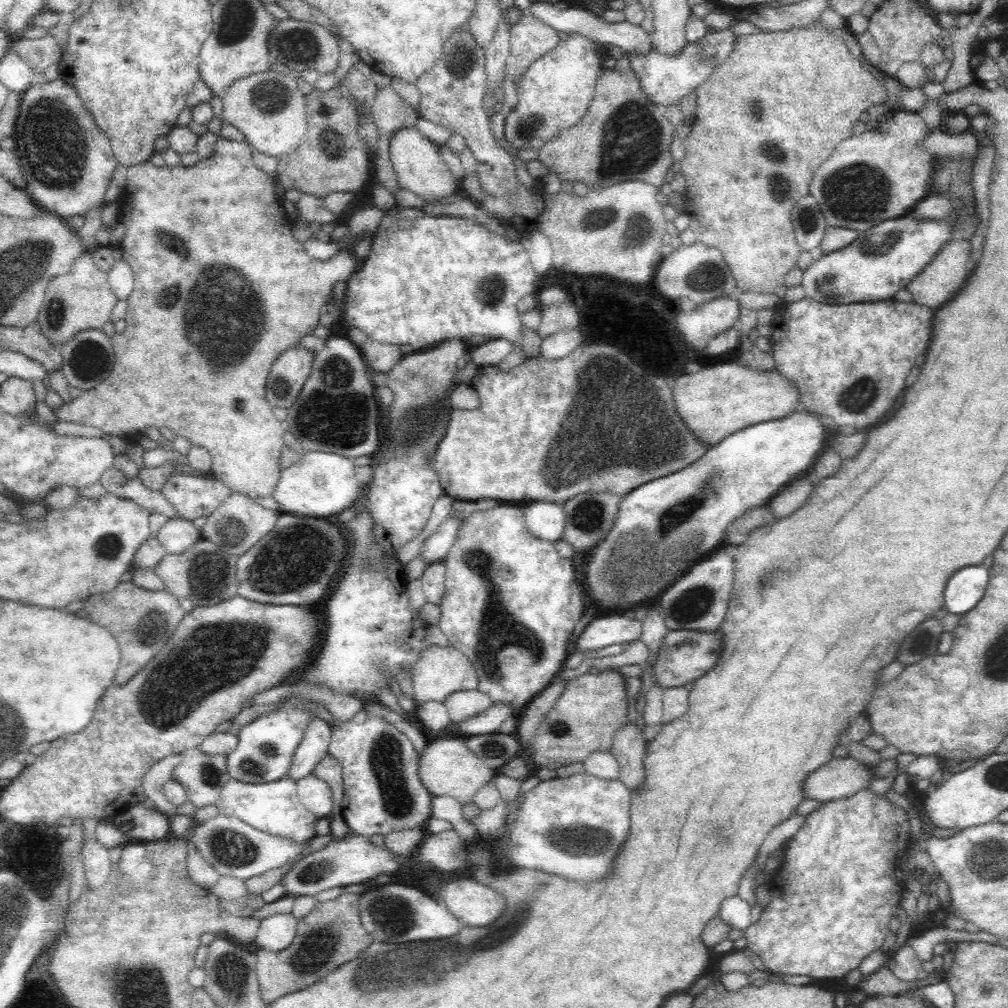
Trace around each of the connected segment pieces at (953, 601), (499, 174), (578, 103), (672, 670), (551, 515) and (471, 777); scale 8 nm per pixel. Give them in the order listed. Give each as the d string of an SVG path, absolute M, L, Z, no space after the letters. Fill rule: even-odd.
M981 565L967 566L954 572L944 589L945 608L952 614L972 610L984 596L989 581L989 571Z
M468 23L456 28L448 40L444 40L443 55L435 66L426 72L416 86L420 91L419 116L447 128L450 133L460 134L476 159L478 180L483 191L492 196L506 198L518 186L518 175L514 159L499 145L490 133L490 121L482 109L482 98L486 90L485 49L475 40Z
M568 33L566 40L559 43L542 57L534 61L532 66L524 72L520 84L517 85L518 104L506 113L504 132L505 139L517 150L520 148L535 148L539 150L544 143L558 136L559 132L574 126L588 112L594 96L594 88L597 86L598 76L604 70L600 65L600 54L607 51L604 46L601 49L594 47L594 41L578 33Z
M688 629L669 630L660 644L658 658L652 664L654 684L663 688L677 687L693 682L712 670L722 652L722 633L713 631L692 631Z
M529 501L522 504L526 528L536 538L554 542L562 540L565 512L562 505L550 501Z
M438 738L428 742L419 758L419 777L433 796L453 796L460 804L468 804L486 783L491 782L496 770L490 768L460 738Z

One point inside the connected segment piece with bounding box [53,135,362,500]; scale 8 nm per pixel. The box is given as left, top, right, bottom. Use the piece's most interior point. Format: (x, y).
(179, 365)

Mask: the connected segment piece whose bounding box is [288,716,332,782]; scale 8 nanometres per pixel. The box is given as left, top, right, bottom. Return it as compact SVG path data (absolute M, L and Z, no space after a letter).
M317 716L310 718L310 722L306 724L306 730L304 730L304 736L295 750L292 766L288 771L290 779L297 782L312 774L316 764L329 755L331 732L331 725Z

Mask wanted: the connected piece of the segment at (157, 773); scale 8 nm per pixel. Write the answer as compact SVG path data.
M176 753L155 762L150 767L150 770L146 772L140 784L145 792L145 796L150 798L155 804L155 809L170 818L175 815L177 806L166 799L163 784L170 780L172 768L174 768L180 760L182 760L182 753Z

